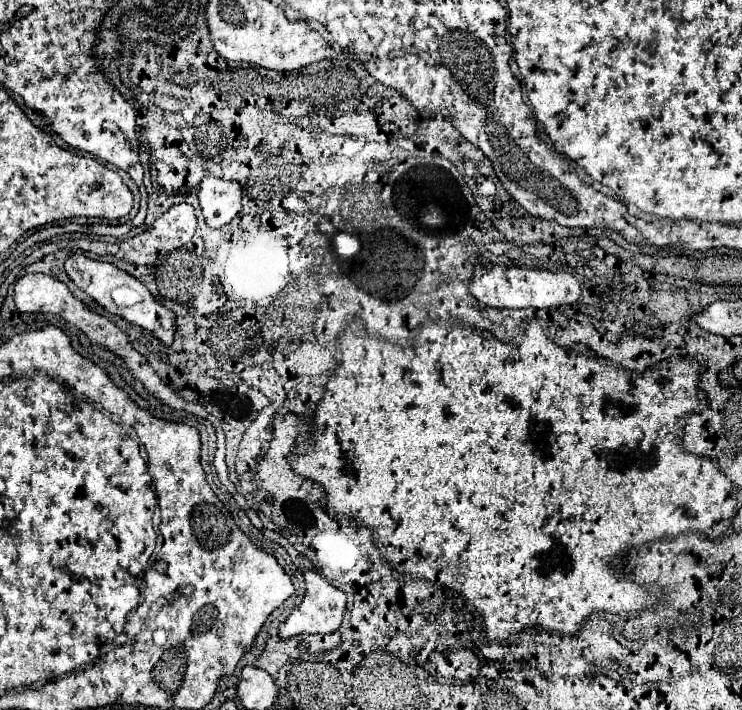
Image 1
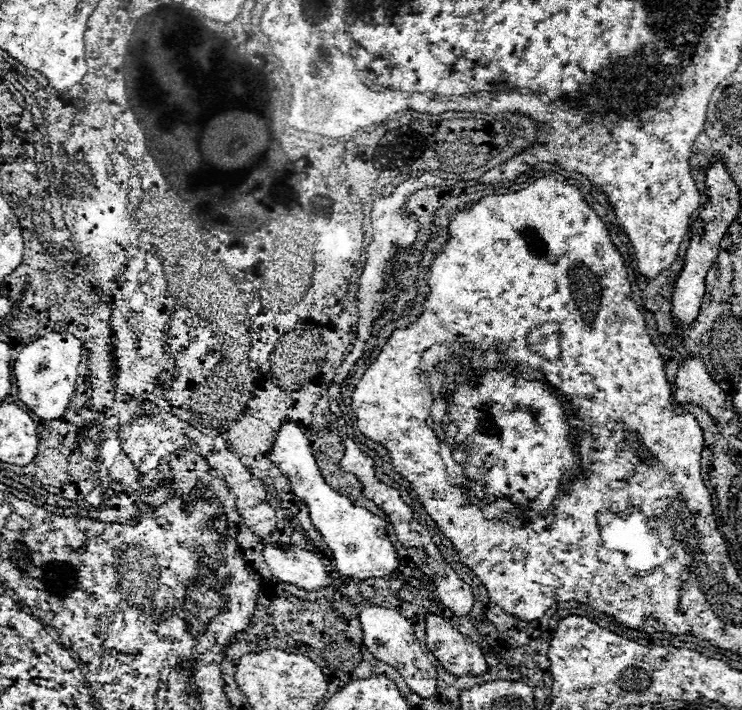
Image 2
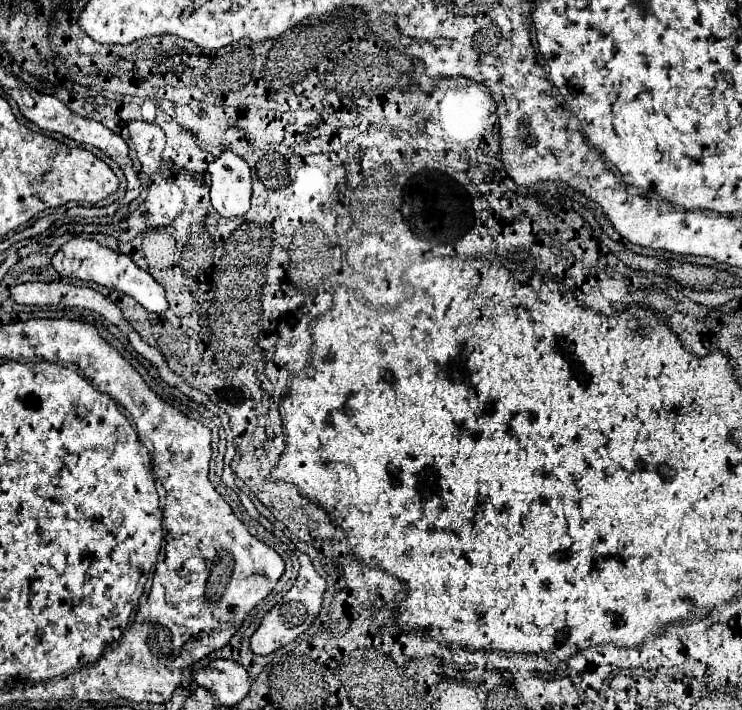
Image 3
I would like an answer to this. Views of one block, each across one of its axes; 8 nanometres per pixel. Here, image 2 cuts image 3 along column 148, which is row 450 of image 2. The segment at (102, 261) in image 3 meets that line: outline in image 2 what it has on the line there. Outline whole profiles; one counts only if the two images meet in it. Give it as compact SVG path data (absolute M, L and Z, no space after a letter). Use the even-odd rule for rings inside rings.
M284 422L276 444L272 450L270 460L278 464L278 468L288 476L292 492L296 498L300 498L308 510L310 520L314 528L322 534L322 540L332 550L336 570L342 576L354 576L356 580L368 580L368 578L382 578L390 576L398 570L400 560L396 554L396 548L392 546L388 534L386 534L386 522L372 514L370 510L356 506L348 496L338 494L320 474L320 468L316 464L316 458L310 450L310 440L300 432L300 428L292 422Z

